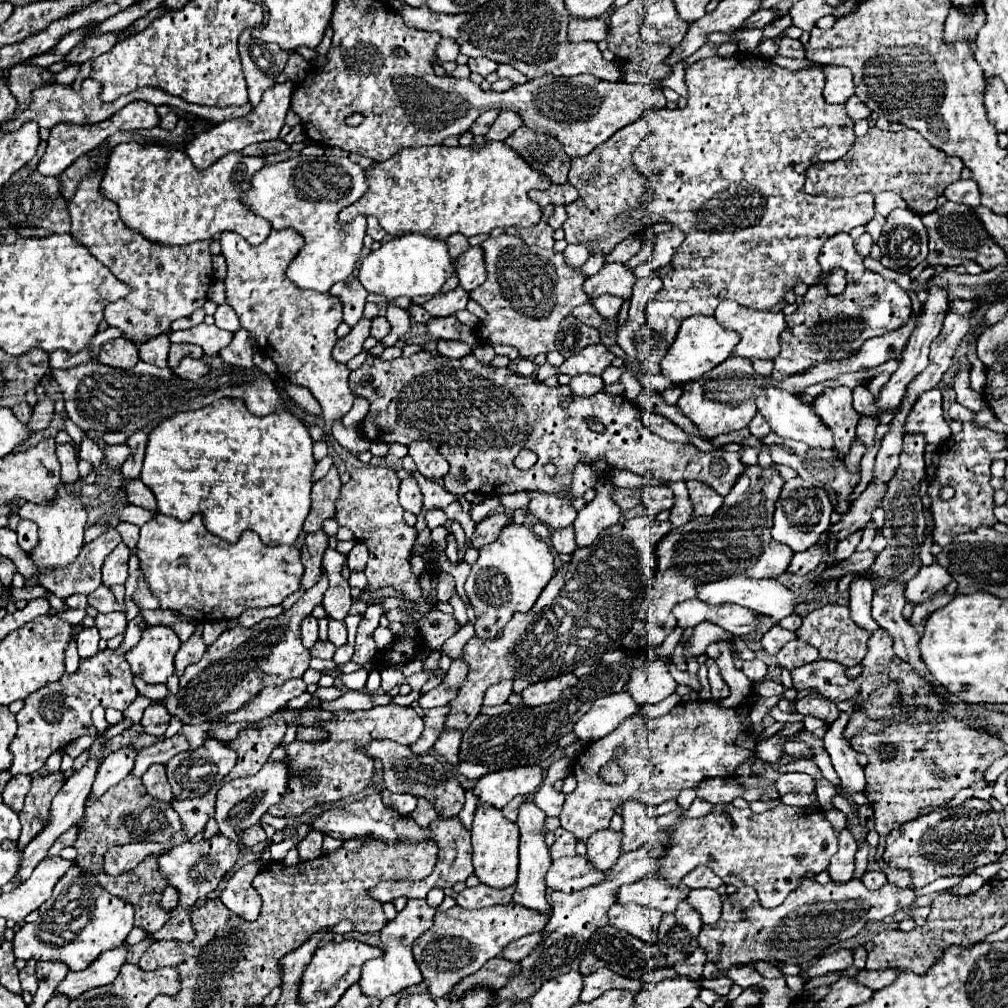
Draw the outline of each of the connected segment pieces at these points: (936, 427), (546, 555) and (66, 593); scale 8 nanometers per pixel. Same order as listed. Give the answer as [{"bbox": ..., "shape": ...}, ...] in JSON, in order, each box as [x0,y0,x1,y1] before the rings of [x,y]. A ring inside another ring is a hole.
[{"bbox":[904,389,952,445],"shape":[[[930,389],[922,393],[912,405],[910,415],[904,423],[904,433],[922,433],[928,444],[941,445],[952,435],[949,424],[942,415],[942,393],[939,389]]]},{"bbox":[464,525,554,639],"shape":[[[506,525],[494,543],[480,549],[480,557],[464,585],[476,613],[476,635],[480,639],[494,639],[508,623],[512,613],[532,609],[538,595],[552,577],[554,557],[550,553],[550,547],[542,539],[538,539],[526,525]]]},{"bbox":[38,529,122,599],"shape":[[[108,529],[98,539],[82,547],[82,553],[66,569],[46,569],[46,577],[38,581],[56,597],[66,599],[74,593],[90,595],[100,587],[100,567],[106,555],[122,541],[116,529]]]}]

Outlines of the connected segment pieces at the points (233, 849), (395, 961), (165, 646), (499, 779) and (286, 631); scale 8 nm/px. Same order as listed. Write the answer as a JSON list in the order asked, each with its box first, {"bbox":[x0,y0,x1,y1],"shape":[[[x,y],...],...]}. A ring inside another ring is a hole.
[{"bbox":[148,835,238,941],"shape":[[[216,835],[212,841],[200,841],[200,843],[182,843],[166,851],[158,857],[158,871],[166,877],[166,883],[178,891],[178,907],[170,911],[170,917],[166,921],[166,927],[160,931],[148,935],[154,941],[160,939],[174,939],[174,941],[194,941],[194,927],[190,921],[192,907],[198,901],[208,899],[208,895],[218,887],[218,883],[224,879],[224,875],[234,867],[238,859],[238,845],[234,841],[228,841],[222,835]]]},{"bbox":[358,899,436,999],"shape":[[[408,899],[406,907],[392,921],[386,923],[386,927],[380,931],[380,939],[384,945],[384,957],[366,961],[362,967],[362,977],[360,977],[358,985],[364,995],[386,999],[394,993],[400,993],[412,985],[422,983],[422,973],[412,957],[412,943],[416,937],[420,937],[424,931],[430,929],[434,913],[436,913],[436,909],[432,909],[426,903],[426,899]]]},{"bbox":[126,627,180,683],"shape":[[[146,627],[138,645],[126,653],[132,675],[142,677],[146,683],[166,683],[174,673],[174,655],[180,639],[170,627]]]},{"bbox":[474,767,542,809],"shape":[[[512,767],[480,777],[474,785],[474,795],[478,803],[488,803],[502,809],[516,795],[530,795],[542,783],[540,767]]]},{"bbox":[178,573,328,725],"shape":[[[322,573],[320,581],[308,589],[288,611],[274,619],[264,619],[254,627],[226,629],[204,653],[204,657],[188,665],[180,677],[178,713],[184,725],[200,725],[220,715],[240,709],[246,701],[256,697],[260,689],[282,685],[292,677],[302,677],[310,663],[310,651],[300,641],[302,617],[308,617],[316,605],[322,603],[328,589],[328,577]]]}]

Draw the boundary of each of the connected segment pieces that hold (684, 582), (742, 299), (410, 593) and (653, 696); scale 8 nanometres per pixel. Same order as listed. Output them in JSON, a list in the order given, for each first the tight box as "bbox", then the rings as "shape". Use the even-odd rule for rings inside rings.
[{"bbox":[624,465,794,653],"shape":[[[752,465],[752,467],[746,467],[746,473],[742,473],[742,477],[738,477],[738,481],[736,481],[736,487],[734,487],[734,489],[732,489],[732,491],[730,491],[730,493],[728,493],[728,497],[726,497],[726,499],[724,499],[724,505],[722,505],[722,507],[720,507],[720,509],[718,509],[718,513],[714,513],[714,515],[710,515],[710,517],[694,517],[694,519],[692,519],[692,521],[690,521],[690,523],[686,523],[686,525],[684,525],[684,527],[680,527],[680,529],[674,529],[674,531],[670,531],[670,533],[668,533],[668,535],[666,535],[666,537],[664,537],[664,539],[662,539],[662,541],[660,541],[660,545],[658,545],[658,549],[656,549],[656,555],[658,555],[658,567],[656,567],[656,575],[654,575],[654,581],[652,581],[652,585],[650,585],[650,587],[648,587],[648,589],[646,589],[646,595],[644,595],[644,601],[642,601],[642,605],[640,605],[640,611],[638,611],[638,613],[636,613],[636,621],[634,621],[634,625],[632,625],[632,633],[630,633],[630,635],[626,635],[626,639],[624,639],[624,649],[626,649],[626,651],[628,651],[628,653],[632,653],[632,651],[644,651],[644,649],[646,649],[646,647],[648,647],[648,645],[654,645],[654,647],[660,647],[660,645],[662,645],[662,641],[664,641],[664,639],[666,639],[666,637],[668,637],[668,635],[670,635],[670,633],[672,633],[672,631],[674,631],[674,627],[676,627],[676,617],[674,617],[674,615],[672,615],[672,607],[674,607],[674,605],[678,605],[678,603],[680,603],[680,601],[686,601],[686,599],[692,599],[692,597],[696,597],[696,587],[698,587],[698,585],[702,585],[702,583],[710,583],[710,581],[718,581],[718,579],[726,579],[726,577],[734,577],[734,575],[746,575],[746,577],[754,577],[754,579],[766,579],[766,577],[778,577],[778,575],[782,575],[782,573],[784,573],[784,571],[786,571],[786,567],[788,567],[788,563],[790,563],[790,559],[792,559],[792,555],[794,555],[794,553],[792,553],[792,549],[788,549],[788,547],[786,547],[786,545],[782,545],[782,543],[778,543],[778,541],[774,541],[774,539],[772,539],[772,535],[770,535],[770,529],[772,529],[772,513],[774,513],[774,505],[776,505],[776,499],[778,499],[778,495],[780,495],[780,491],[782,491],[782,485],[784,485],[784,479],[782,479],[782,477],[780,477],[780,473],[778,473],[778,471],[776,471],[776,467],[760,467],[760,465]],[[746,485],[758,485],[758,501],[756,501],[756,499],[752,499],[752,497],[756,497],[756,493],[754,493],[754,491],[752,491],[752,487],[746,487]]]},{"bbox":[632,53,874,347],"shape":[[[736,53],[730,59],[722,59],[722,57],[710,57],[710,59],[700,59],[694,65],[686,67],[686,85],[690,91],[690,99],[688,105],[684,109],[652,109],[646,113],[646,121],[650,125],[650,133],[648,137],[642,141],[642,145],[634,151],[632,159],[634,165],[638,167],[638,171],[648,177],[650,181],[650,189],[644,201],[644,209],[636,209],[632,211],[632,217],[638,221],[644,221],[644,211],[646,217],[652,221],[668,221],[674,227],[678,227],[684,233],[684,243],[678,247],[678,251],[674,253],[672,265],[672,277],[664,277],[664,287],[662,291],[648,301],[646,305],[646,323],[664,337],[664,341],[668,343],[668,347],[674,343],[676,333],[680,329],[680,323],[692,315],[714,315],[716,307],[720,301],[724,299],[732,299],[738,301],[744,307],[750,309],[772,309],[772,305],[776,305],[778,301],[782,301],[784,293],[794,289],[796,281],[804,281],[806,285],[816,285],[820,279],[820,263],[818,263],[818,253],[820,247],[836,233],[848,233],[858,225],[866,225],[872,215],[874,215],[874,197],[868,195],[856,195],[853,197],[828,198],[822,195],[813,196],[804,191],[804,173],[810,167],[810,163],[820,163],[820,161],[836,161],[840,157],[844,157],[850,151],[850,145],[854,145],[856,135],[854,135],[854,121],[848,117],[846,109],[842,105],[828,105],[822,97],[822,89],[824,89],[824,71],[820,65],[810,65],[806,69],[800,71],[790,71],[790,69],[782,69],[778,65],[774,65],[770,59],[764,59],[760,55],[754,53]]]},{"bbox":[336,467,432,619],"shape":[[[360,467],[350,473],[350,481],[342,485],[340,495],[336,499],[336,515],[340,527],[348,527],[354,533],[356,541],[364,541],[370,549],[370,557],[366,563],[366,589],[378,589],[384,585],[392,585],[402,591],[408,601],[418,603],[418,613],[408,613],[414,619],[424,617],[432,607],[422,601],[422,591],[418,579],[410,571],[410,557],[412,547],[416,543],[416,529],[408,527],[402,519],[402,507],[398,503],[398,487],[400,479],[394,469],[390,467]]]},{"bbox":[626,657,678,705],"shape":[[[654,657],[644,667],[632,669],[626,691],[638,705],[658,703],[676,691],[678,683],[668,671],[668,657]]]}]

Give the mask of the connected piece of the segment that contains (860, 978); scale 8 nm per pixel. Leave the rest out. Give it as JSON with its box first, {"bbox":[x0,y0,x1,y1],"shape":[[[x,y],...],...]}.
{"bbox":[854,969,898,991],"shape":[[[864,969],[854,979],[858,983],[870,987],[872,991],[878,991],[878,989],[890,985],[896,977],[898,977],[898,971],[894,971],[894,969],[886,969],[886,971],[868,971],[868,969]]]}

